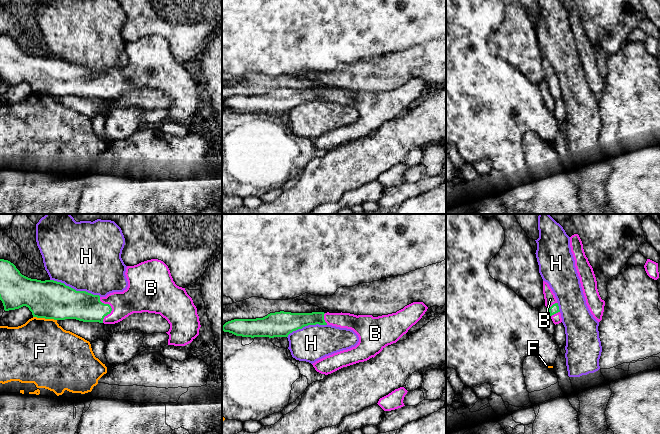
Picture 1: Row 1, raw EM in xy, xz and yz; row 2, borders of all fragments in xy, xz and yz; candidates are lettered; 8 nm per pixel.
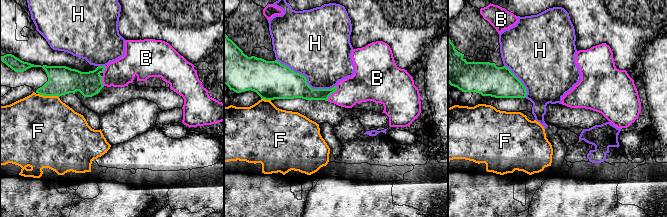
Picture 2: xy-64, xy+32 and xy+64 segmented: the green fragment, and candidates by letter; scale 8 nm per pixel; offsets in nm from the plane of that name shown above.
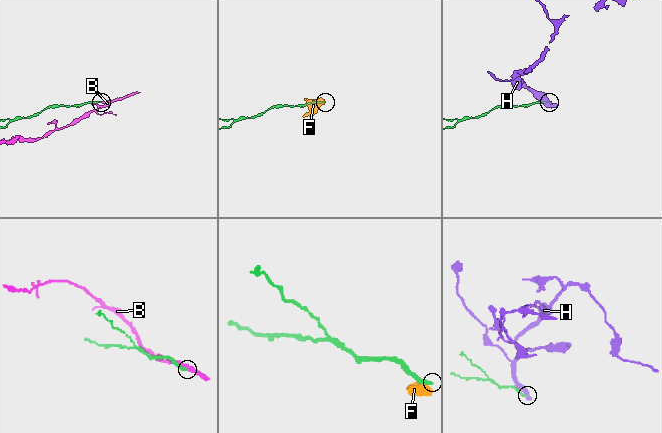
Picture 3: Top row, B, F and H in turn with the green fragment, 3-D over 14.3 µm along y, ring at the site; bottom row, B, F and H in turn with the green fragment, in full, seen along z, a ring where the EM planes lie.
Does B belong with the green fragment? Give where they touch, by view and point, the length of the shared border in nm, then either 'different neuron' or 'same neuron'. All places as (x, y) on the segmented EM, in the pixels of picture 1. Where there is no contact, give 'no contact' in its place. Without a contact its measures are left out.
xy (111, 308) | 220 nm | same neuron

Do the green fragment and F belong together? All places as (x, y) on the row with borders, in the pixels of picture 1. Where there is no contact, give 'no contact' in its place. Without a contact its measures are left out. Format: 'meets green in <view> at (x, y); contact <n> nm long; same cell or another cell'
meets green in xy at (45, 318); contact 190 nm long; another cell

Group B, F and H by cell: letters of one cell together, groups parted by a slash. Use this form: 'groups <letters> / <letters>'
groups B / F / H

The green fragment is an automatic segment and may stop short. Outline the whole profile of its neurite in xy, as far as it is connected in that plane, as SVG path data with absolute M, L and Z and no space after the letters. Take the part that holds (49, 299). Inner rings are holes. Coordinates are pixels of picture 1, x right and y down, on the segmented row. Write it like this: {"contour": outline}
{"contour": "M0 259L0 300L5 311L26 306L33 317L54 320L76 319L83 322L115 324L133 313L160 314L170 324L170 329L166 332L169 335L168 345L185 346L199 335L201 325L197 308L185 288L175 284L168 266L163 261L151 259L127 266L125 275L128 281L126 290L100 297L86 291L76 291L54 280L28 278L22 275L13 263Z"}

